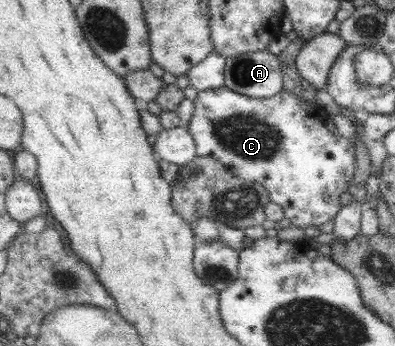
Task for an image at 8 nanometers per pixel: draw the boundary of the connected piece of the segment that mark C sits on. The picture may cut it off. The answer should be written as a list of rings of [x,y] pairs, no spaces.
[[[224,87],[200,92],[194,101],[195,113],[187,126],[190,127],[190,132],[196,139],[196,146],[198,146],[200,156],[210,156],[214,159],[219,159],[236,177],[241,177],[246,181],[252,180],[264,185],[269,191],[270,200],[284,208],[286,218],[303,230],[306,229],[306,227],[310,227],[310,225],[324,225],[324,223],[333,221],[333,219],[339,215],[340,210],[342,210],[340,197],[342,197],[342,193],[349,191],[351,181],[355,178],[357,166],[356,149],[353,141],[345,139],[337,133],[332,133],[332,131],[328,129],[326,119],[328,119],[329,115],[326,113],[324,107],[316,105],[316,103],[308,103],[306,99],[296,97],[296,95],[291,93],[289,88],[282,90],[282,92],[278,93],[278,95],[274,95],[274,97],[254,98],[248,95],[241,95],[239,92]]]

